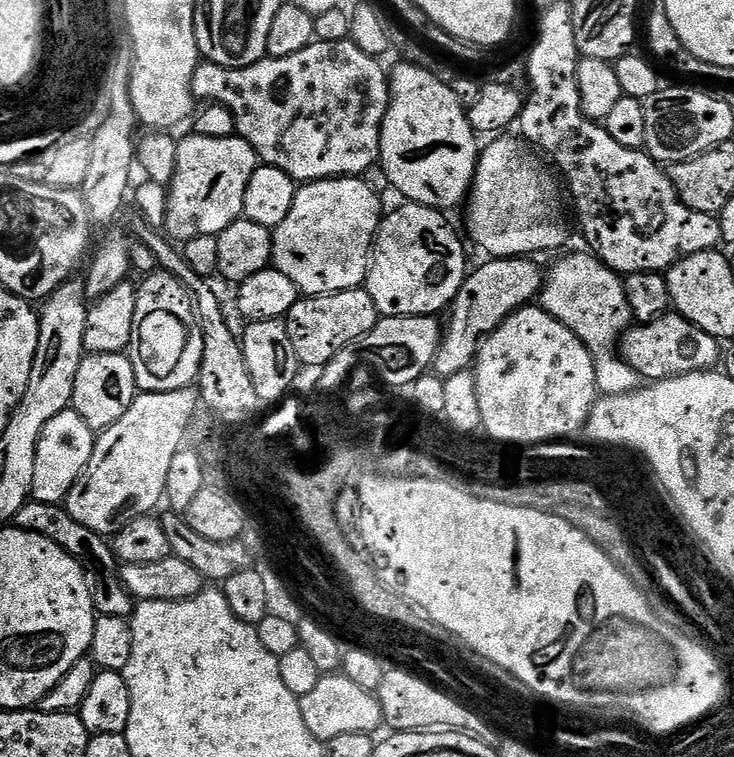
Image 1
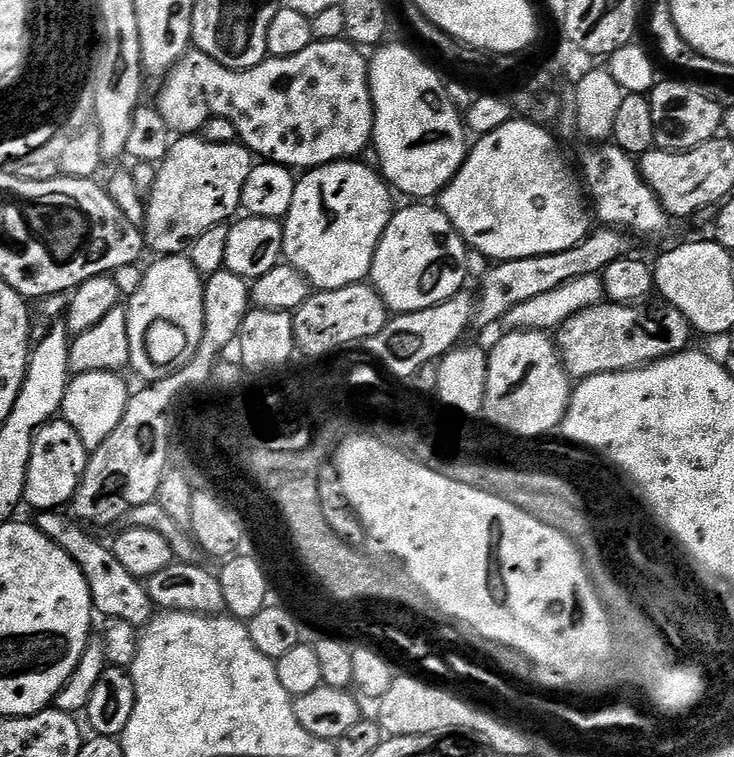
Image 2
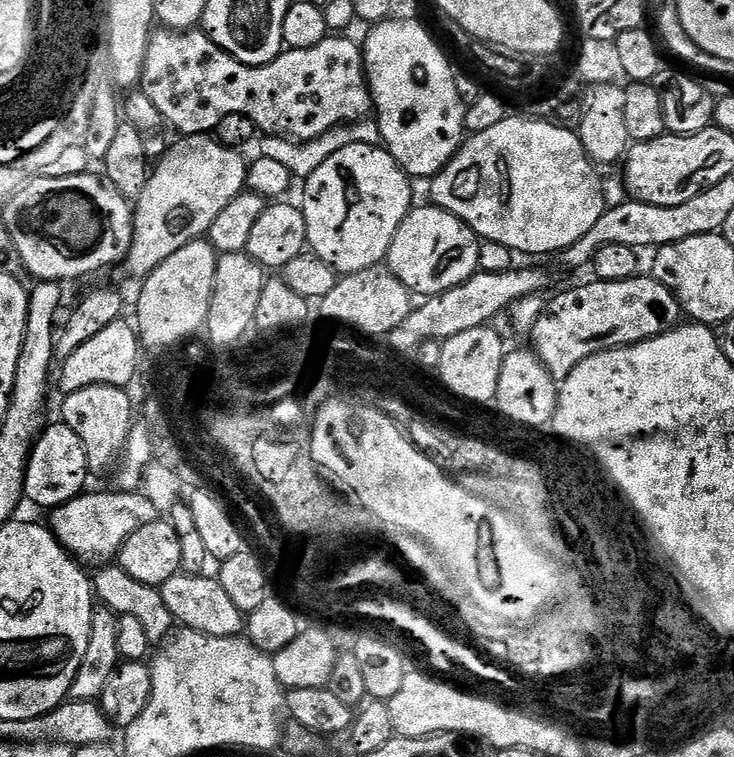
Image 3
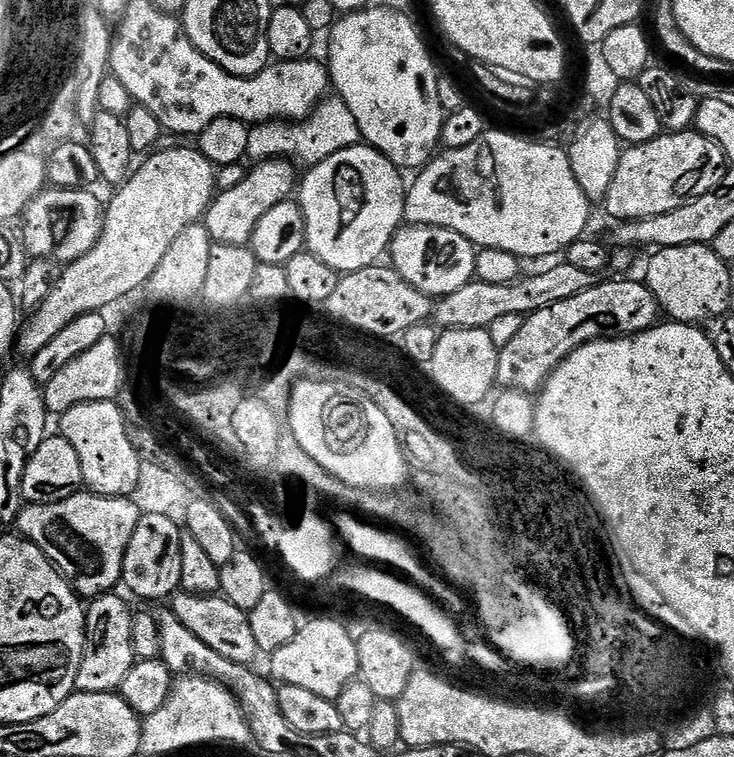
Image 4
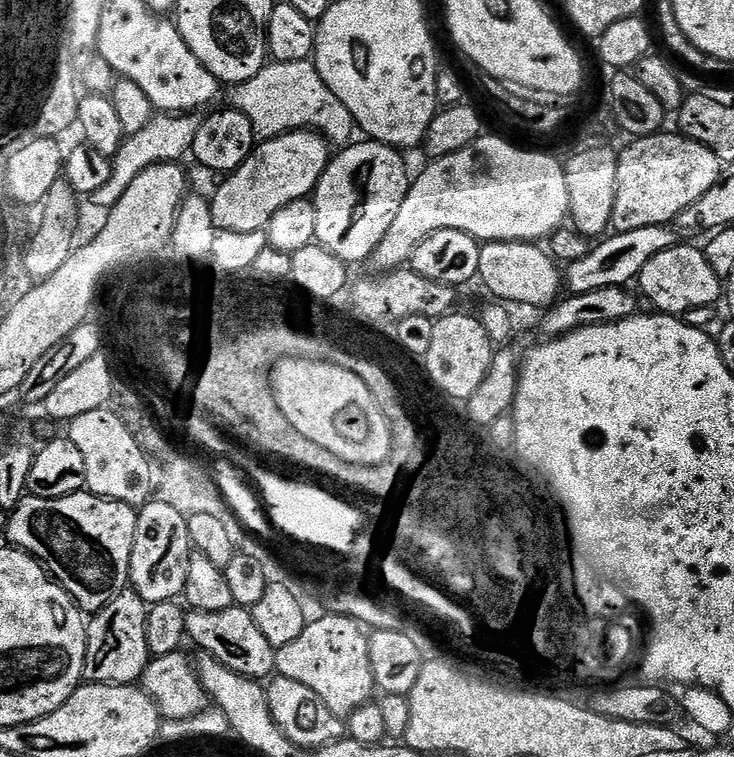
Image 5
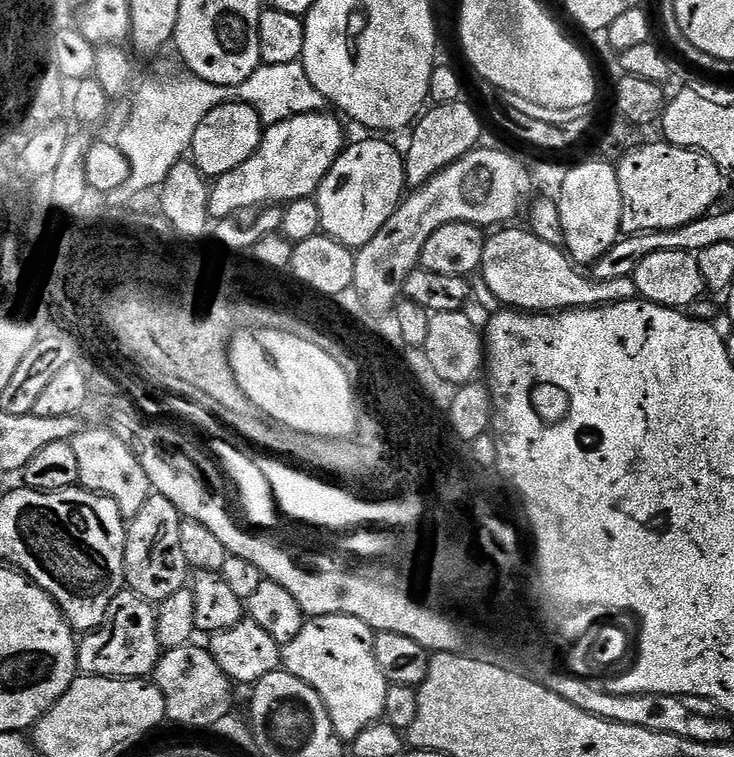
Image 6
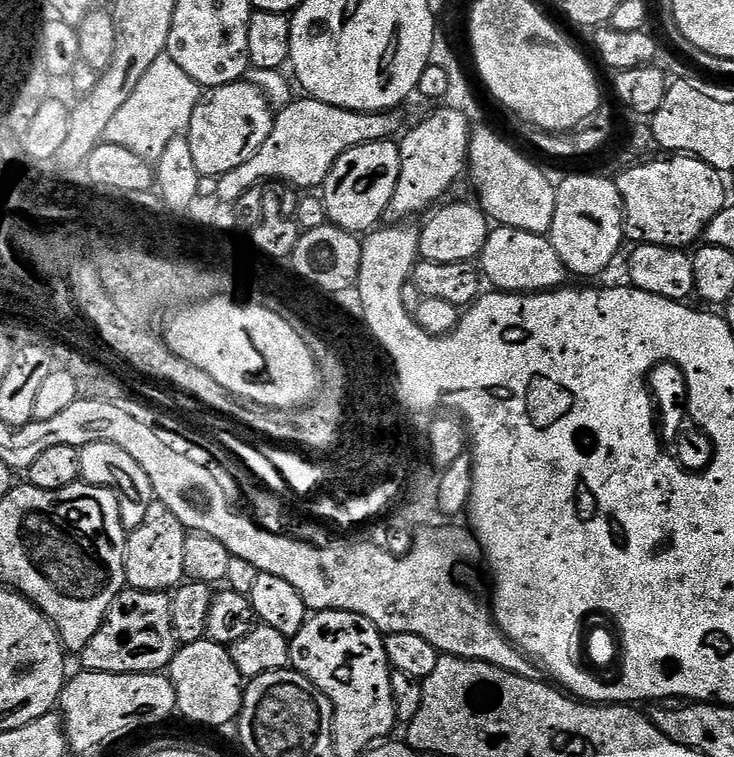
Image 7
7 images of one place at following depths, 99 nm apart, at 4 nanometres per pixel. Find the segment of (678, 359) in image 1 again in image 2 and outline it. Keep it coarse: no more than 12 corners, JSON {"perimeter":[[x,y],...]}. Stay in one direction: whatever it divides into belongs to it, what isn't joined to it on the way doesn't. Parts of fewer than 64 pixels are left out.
{"perimeter":[[596,304],[555,329],[579,382],[685,351],[672,305]]}

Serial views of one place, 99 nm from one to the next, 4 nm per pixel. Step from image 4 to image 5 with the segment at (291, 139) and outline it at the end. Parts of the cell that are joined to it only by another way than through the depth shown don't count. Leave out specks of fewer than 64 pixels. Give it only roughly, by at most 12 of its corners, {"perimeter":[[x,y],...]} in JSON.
{"perimeter":[[311,59],[265,63],[229,105],[257,143],[316,131],[336,146],[353,116]]}

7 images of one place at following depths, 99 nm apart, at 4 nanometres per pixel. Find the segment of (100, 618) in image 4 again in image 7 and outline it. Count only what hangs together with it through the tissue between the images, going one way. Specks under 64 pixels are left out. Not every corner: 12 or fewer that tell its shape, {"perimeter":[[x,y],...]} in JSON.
{"perimeter":[[125,590],[79,653],[89,672],[159,672],[168,592]]}

